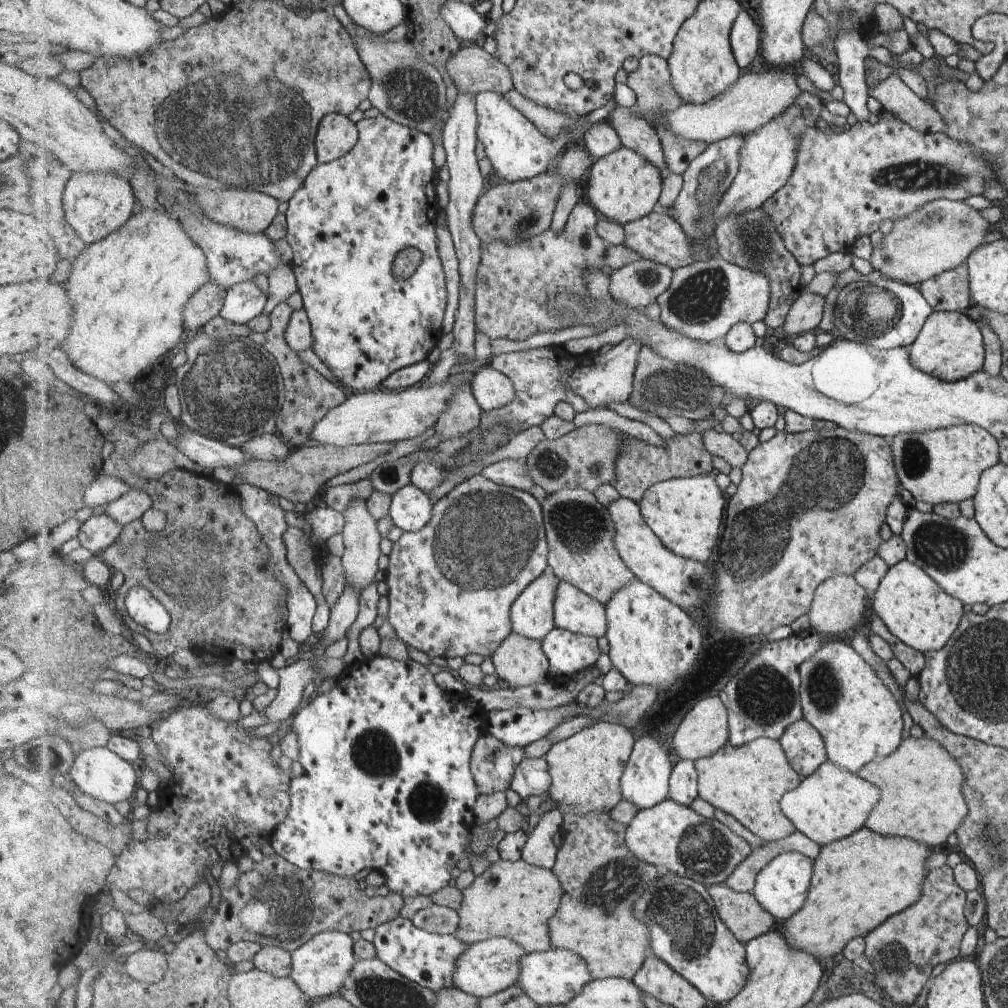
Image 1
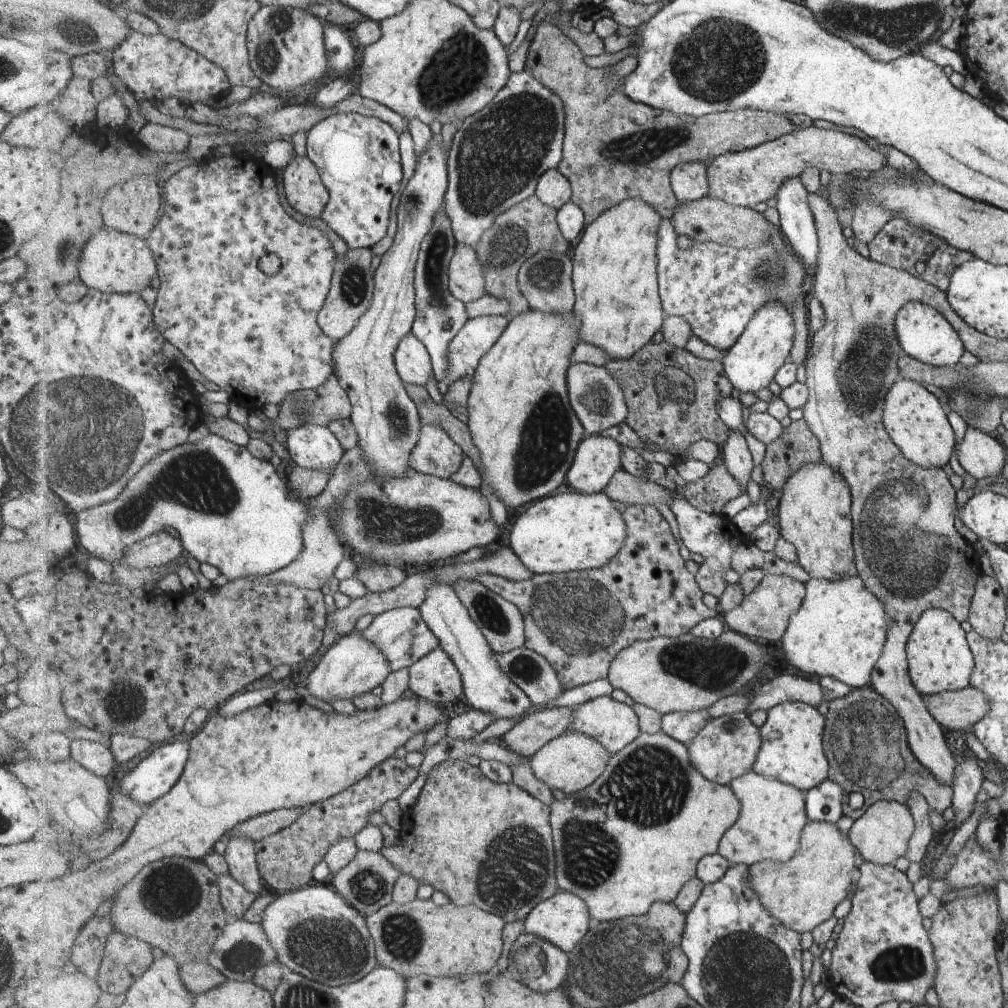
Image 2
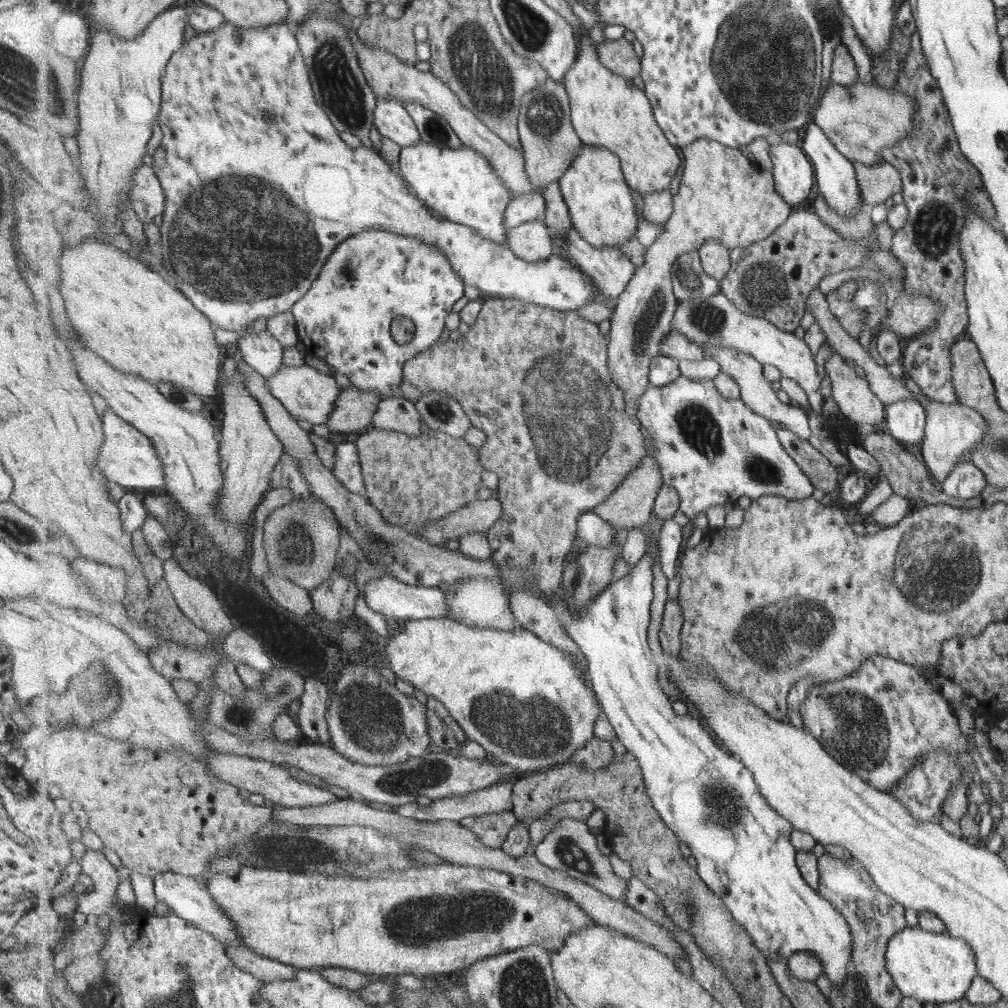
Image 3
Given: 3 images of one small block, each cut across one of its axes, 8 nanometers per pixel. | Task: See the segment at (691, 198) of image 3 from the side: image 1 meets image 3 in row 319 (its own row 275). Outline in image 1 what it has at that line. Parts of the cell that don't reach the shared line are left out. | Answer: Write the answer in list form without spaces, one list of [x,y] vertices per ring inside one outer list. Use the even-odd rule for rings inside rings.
[[[639,260],[611,274],[611,296],[631,308],[643,309],[673,284],[674,270],[670,266]]]

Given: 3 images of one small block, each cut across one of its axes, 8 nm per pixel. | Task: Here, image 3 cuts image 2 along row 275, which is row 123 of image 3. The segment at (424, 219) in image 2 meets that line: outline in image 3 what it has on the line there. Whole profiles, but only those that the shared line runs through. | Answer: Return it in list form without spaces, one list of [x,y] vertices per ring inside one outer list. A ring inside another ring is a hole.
[[[378,99],[378,107],[374,111],[374,124],[382,137],[394,140],[402,147],[415,146],[423,141],[414,118],[410,116],[405,103],[398,99]]]

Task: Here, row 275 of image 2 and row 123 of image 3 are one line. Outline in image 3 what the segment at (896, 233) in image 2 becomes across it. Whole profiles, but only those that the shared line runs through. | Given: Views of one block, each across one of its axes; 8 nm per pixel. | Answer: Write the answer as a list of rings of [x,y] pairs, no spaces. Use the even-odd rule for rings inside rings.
[[[916,31],[909,37],[909,46],[911,49],[906,53],[891,88],[907,94],[914,102],[911,131],[883,152],[883,161],[899,170],[902,180],[900,193],[907,207],[907,221],[894,231],[890,252],[906,270],[905,293],[929,295],[939,302],[943,312],[935,324],[902,343],[900,360],[904,374],[917,384],[923,394],[937,402],[957,403],[955,388],[951,384],[951,345],[964,337],[969,322],[965,297],[966,264],[960,254],[959,232],[963,230],[967,210],[973,210],[983,222],[991,224],[995,218],[995,208],[983,188],[979,171],[959,151],[942,93],[929,72],[929,64],[923,56]]]

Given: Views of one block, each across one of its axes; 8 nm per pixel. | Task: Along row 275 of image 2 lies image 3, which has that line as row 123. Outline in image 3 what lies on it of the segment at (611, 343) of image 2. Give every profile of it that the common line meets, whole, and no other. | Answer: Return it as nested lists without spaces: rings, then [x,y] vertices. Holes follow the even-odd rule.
[[[579,35],[579,43],[580,52],[577,55],[577,60],[571,66],[571,70],[567,72],[563,82],[570,98],[572,123],[580,139],[584,144],[605,147],[620,156],[626,181],[639,196],[645,197],[651,193],[669,190],[683,160],[677,154],[677,147],[671,144],[666,133],[663,132],[663,129],[654,118],[654,109],[652,108],[650,97],[647,96],[644,90],[637,88],[631,79],[615,74],[615,72],[607,68],[601,62],[601,58],[597,53],[596,48],[598,48],[598,45],[591,42],[587,36],[582,38]]]

